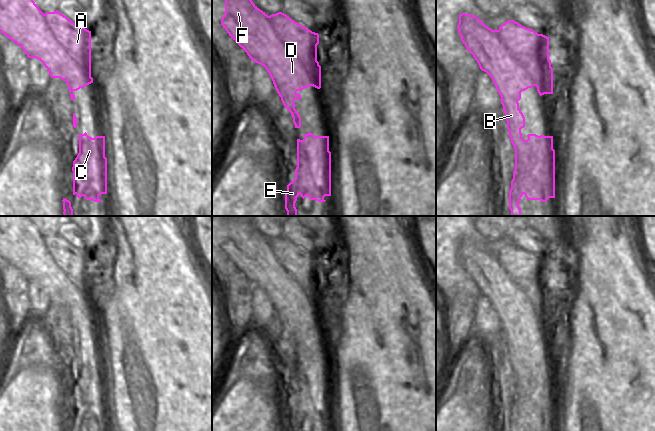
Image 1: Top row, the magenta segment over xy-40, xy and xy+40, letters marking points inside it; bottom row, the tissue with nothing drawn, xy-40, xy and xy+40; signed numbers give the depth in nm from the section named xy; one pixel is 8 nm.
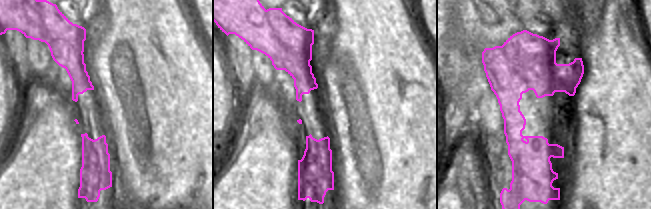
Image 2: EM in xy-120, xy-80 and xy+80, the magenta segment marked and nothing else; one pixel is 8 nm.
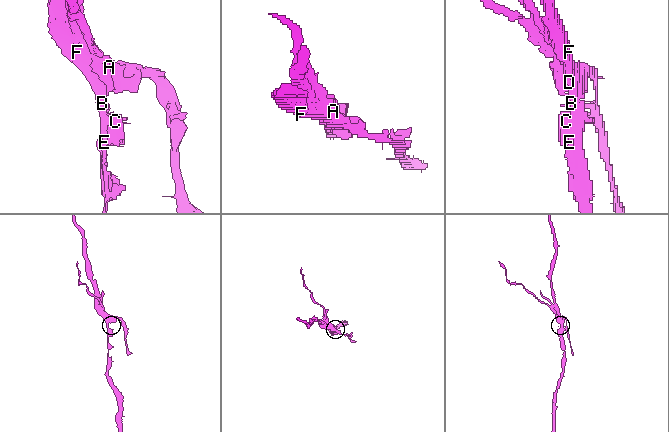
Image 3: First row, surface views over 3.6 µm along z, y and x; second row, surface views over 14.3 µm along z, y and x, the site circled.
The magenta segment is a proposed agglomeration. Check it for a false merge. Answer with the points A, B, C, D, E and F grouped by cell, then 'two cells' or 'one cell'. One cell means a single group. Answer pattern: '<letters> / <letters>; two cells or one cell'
A / B C D E F; two cells

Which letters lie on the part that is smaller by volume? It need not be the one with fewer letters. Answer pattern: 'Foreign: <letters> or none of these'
Foreign: A

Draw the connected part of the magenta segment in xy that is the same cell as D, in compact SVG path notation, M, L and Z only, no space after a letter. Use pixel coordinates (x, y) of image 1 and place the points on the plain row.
M230 216L225 221L225 237L221 249L229 260L247 277L249 282L265 291L285 332L291 337L295 352L301 351L301 341L295 333L295 324L300 324L297 315L313 310L321 312L321 290L313 285L302 288L295 278L279 263L270 241L260 234L249 221L249 216Z

